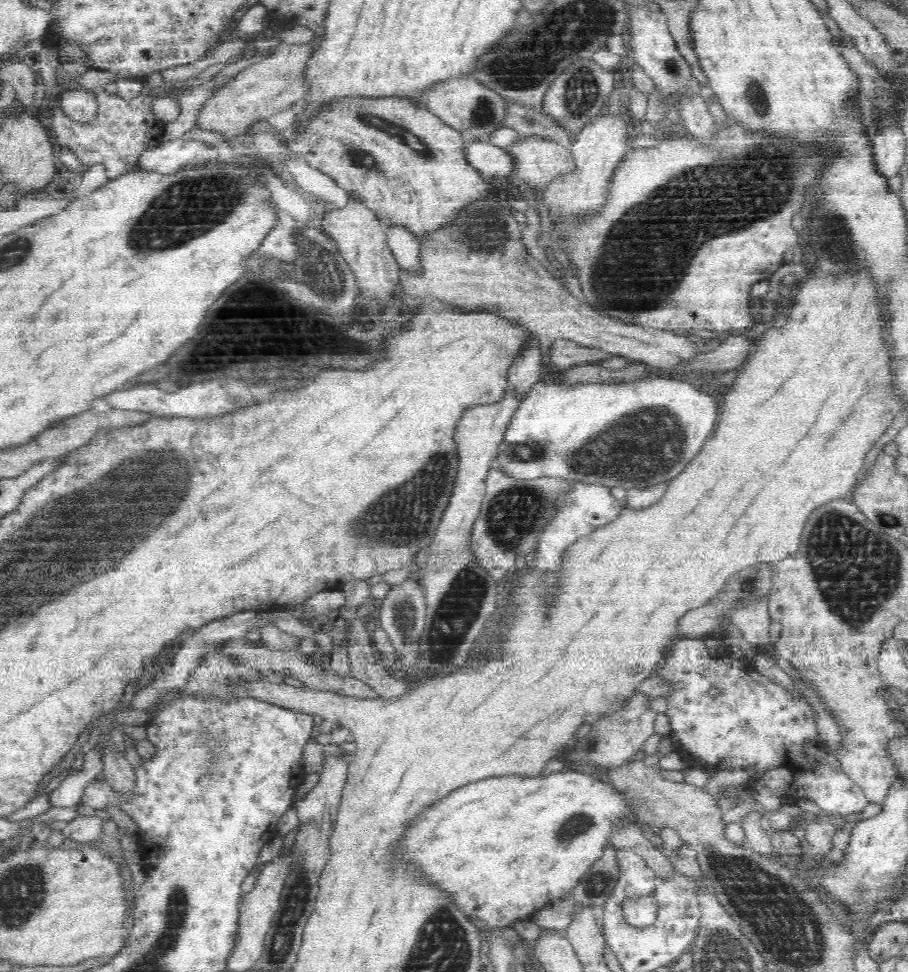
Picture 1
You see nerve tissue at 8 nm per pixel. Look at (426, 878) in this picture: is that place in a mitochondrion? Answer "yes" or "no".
no

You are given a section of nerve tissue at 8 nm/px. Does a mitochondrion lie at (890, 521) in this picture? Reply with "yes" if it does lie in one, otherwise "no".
yes

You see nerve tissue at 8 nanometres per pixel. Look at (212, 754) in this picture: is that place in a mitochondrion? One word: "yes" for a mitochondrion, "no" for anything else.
yes

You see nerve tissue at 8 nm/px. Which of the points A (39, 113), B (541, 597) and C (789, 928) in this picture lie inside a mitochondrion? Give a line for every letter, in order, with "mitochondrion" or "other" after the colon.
A: other
B: other
C: mitochondrion

